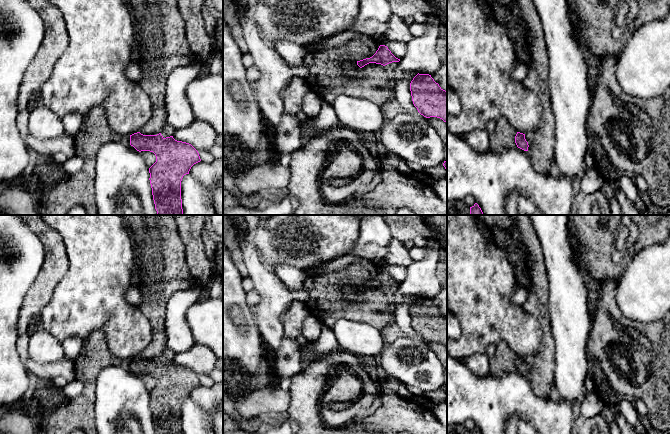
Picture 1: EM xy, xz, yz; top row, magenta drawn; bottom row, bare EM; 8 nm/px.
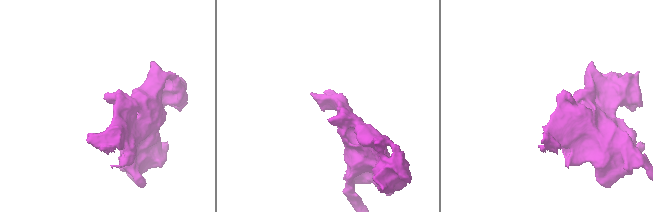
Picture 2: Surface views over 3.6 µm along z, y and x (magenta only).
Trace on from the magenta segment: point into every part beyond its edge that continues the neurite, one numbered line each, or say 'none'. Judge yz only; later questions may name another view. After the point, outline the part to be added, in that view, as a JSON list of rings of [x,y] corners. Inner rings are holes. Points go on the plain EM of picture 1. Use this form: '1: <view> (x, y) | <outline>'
none

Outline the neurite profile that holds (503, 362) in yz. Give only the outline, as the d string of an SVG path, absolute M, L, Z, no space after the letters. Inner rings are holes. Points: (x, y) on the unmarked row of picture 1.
M504 341L496 345L495 354L489 358L490 375L503 376L515 370L516 353Z

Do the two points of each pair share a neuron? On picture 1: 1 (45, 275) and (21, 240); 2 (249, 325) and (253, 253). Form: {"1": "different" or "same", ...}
{"1": "different", "2": "different"}

